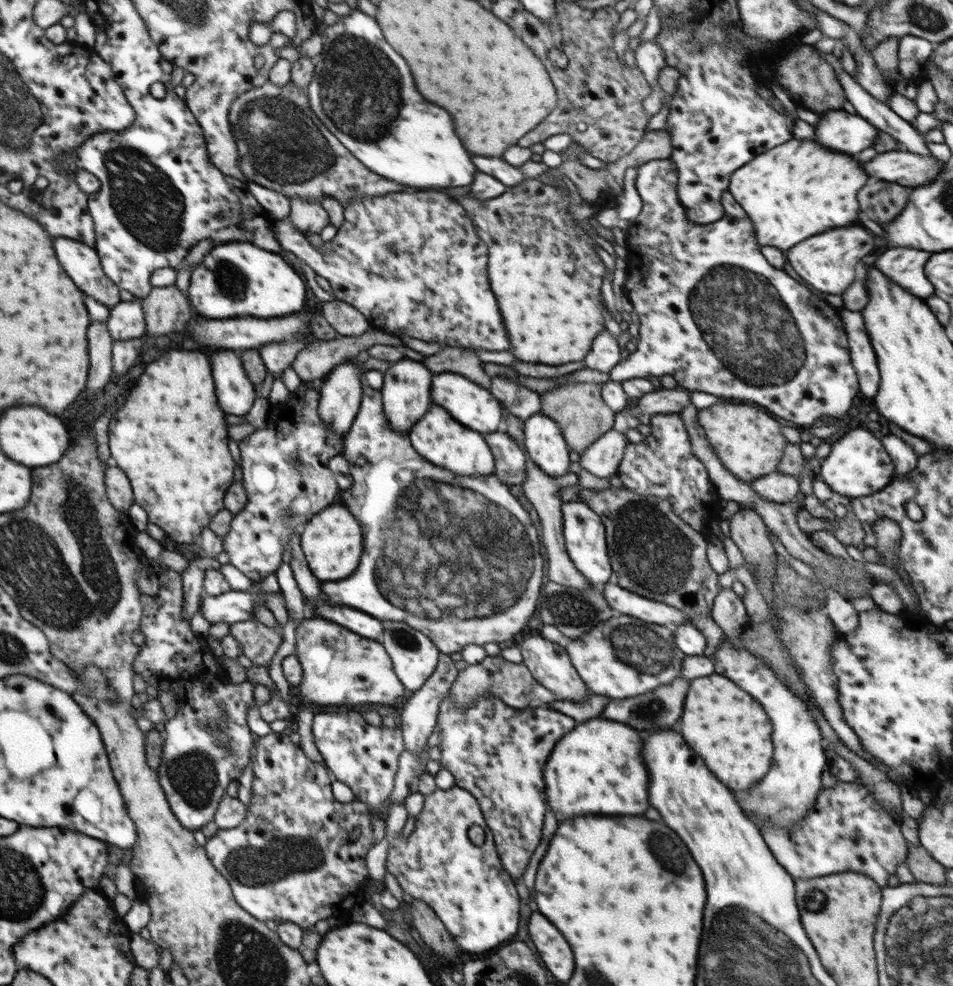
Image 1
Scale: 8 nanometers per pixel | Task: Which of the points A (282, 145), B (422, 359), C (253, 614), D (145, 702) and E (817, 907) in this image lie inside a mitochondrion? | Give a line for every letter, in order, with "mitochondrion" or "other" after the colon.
A: mitochondrion
B: other
C: other
D: other
E: mitochondrion

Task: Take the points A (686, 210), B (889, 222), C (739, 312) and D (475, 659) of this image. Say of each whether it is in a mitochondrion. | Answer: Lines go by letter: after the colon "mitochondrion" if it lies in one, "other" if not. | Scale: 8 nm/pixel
A: other
B: other
C: mitochondrion
D: other

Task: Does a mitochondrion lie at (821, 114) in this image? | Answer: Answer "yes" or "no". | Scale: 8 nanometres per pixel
no

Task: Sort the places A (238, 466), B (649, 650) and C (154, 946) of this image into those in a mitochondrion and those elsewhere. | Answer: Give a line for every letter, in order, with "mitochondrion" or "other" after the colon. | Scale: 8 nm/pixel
A: other
B: mitochondrion
C: other

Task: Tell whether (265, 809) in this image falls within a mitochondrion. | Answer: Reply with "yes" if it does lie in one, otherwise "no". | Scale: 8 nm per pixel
no

